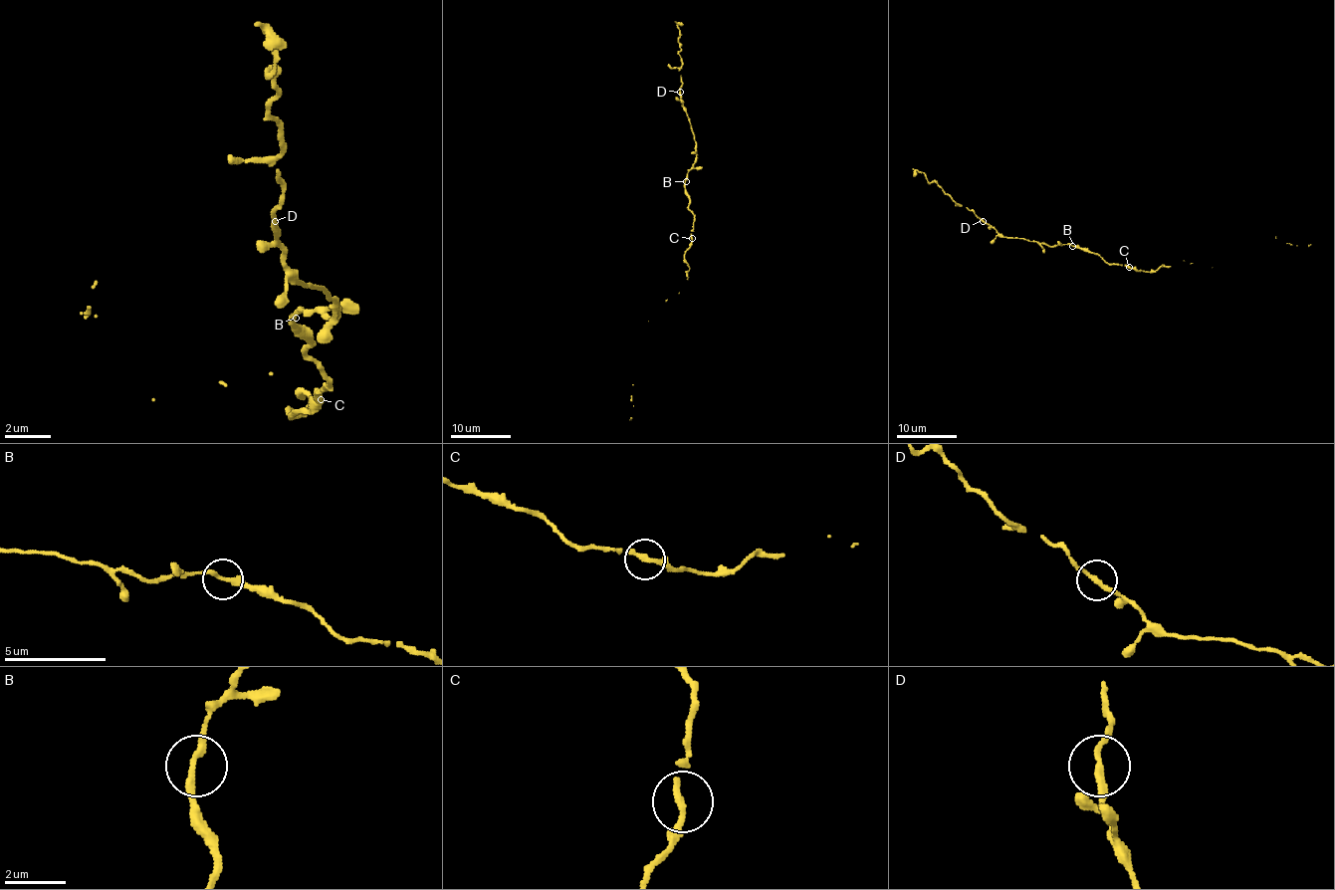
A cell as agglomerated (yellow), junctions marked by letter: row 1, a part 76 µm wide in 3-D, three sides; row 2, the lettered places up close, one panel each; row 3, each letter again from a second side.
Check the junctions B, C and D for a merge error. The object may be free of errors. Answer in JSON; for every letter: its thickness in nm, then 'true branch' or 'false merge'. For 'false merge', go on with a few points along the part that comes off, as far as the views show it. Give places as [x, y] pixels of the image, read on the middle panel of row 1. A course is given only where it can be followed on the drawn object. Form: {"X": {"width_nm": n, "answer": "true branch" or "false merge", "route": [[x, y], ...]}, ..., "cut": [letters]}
{"B": {"width_nm": 240, "answer": "true branch"}, "C": {"width_nm": 240, "answer": "true branch"}, "D": {"width_nm": 200, "answer": "true branch"}, "cut": []}

